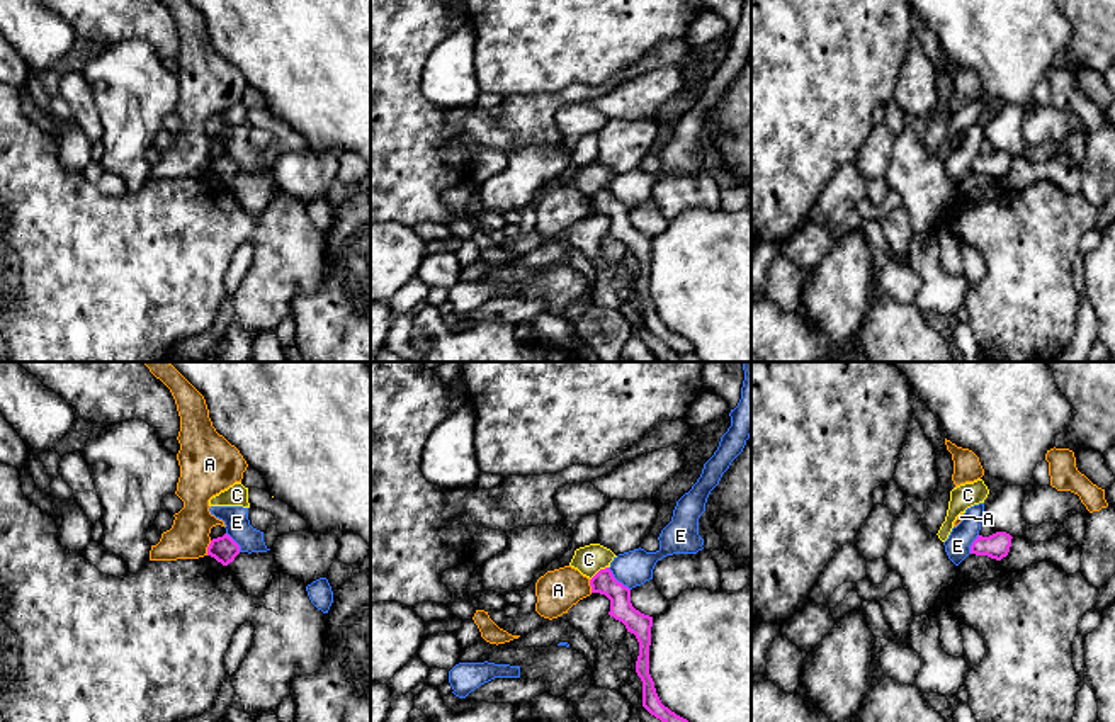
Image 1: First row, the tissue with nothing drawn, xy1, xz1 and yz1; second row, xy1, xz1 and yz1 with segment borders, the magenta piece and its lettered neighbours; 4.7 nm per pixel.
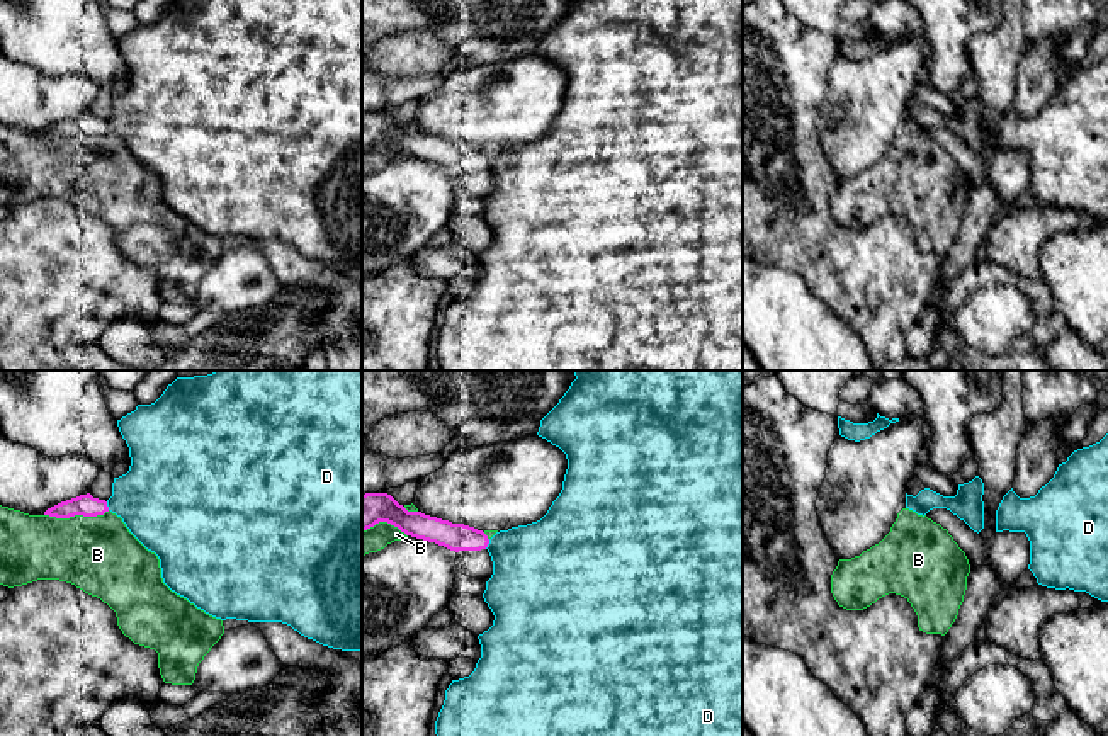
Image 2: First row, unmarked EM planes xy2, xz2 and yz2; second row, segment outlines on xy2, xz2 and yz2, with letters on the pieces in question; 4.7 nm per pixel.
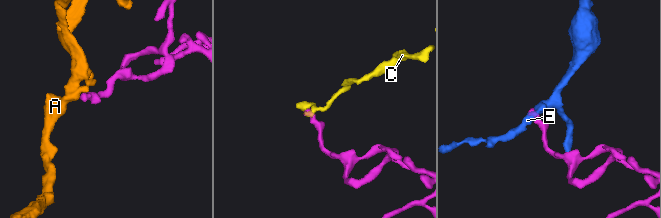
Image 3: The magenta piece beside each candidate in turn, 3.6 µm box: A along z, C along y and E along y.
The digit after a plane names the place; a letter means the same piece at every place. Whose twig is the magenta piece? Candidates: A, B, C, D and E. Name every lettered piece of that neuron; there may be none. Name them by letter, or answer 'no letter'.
no letter

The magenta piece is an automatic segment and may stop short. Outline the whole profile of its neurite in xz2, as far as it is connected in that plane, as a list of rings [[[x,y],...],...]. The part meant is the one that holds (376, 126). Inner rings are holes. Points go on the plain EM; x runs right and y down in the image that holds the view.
[[[387,112],[362,114],[362,151],[379,141],[387,141],[406,155],[455,170],[457,190],[466,195],[488,201],[493,194],[493,180],[486,168],[489,158],[483,150],[421,131],[408,131]]]

